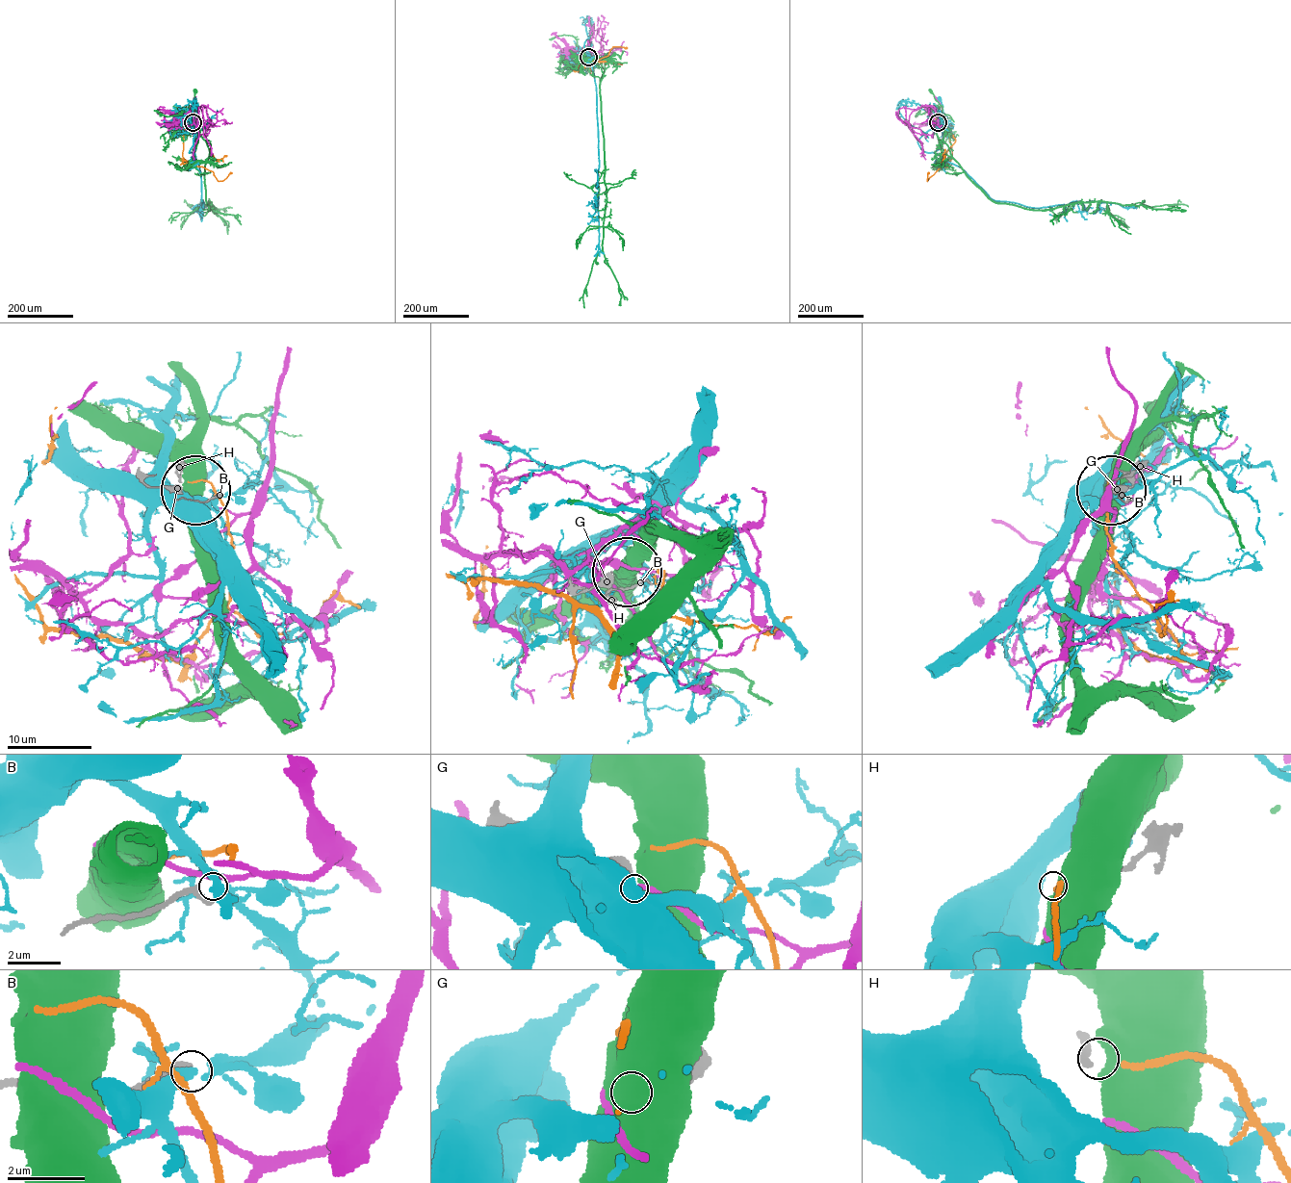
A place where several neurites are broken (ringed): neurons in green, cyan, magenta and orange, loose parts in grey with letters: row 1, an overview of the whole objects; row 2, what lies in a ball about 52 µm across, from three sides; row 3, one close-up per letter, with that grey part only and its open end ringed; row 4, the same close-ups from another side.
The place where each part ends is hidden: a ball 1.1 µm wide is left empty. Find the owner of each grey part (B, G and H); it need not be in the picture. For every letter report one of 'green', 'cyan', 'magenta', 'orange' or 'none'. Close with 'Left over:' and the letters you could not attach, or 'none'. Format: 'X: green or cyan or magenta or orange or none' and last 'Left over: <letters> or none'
B: none
G: magenta
H: orange
Left over: B

